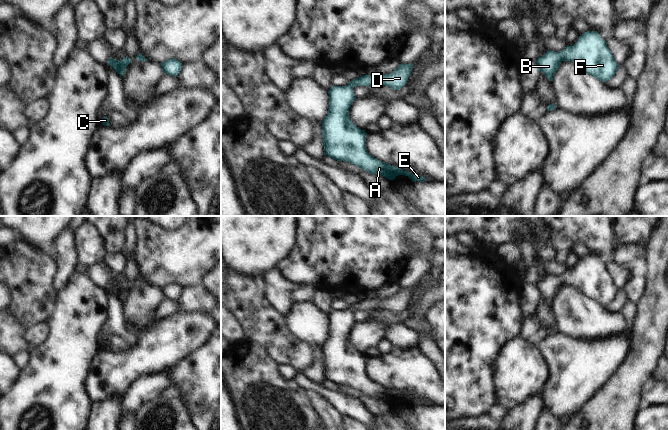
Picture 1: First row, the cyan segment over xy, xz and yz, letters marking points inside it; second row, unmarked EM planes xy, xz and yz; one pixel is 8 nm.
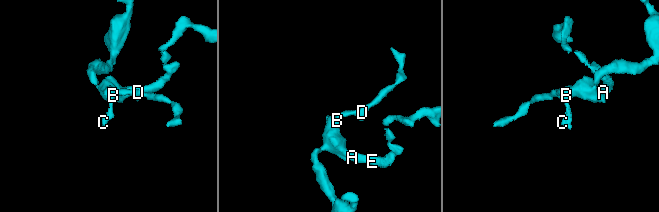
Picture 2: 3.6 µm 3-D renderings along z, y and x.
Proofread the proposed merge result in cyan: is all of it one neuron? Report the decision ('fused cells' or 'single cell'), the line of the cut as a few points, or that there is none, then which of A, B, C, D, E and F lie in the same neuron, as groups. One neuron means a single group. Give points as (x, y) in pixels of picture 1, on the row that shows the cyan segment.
single cell; cut none; groups A B C D E F

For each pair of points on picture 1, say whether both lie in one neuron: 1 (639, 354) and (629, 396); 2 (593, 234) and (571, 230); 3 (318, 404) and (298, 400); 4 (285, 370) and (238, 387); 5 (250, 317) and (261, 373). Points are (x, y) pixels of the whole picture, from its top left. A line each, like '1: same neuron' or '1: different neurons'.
1: same neuron
2: same neuron
3: different neurons
4: different neurons
5: different neurons

